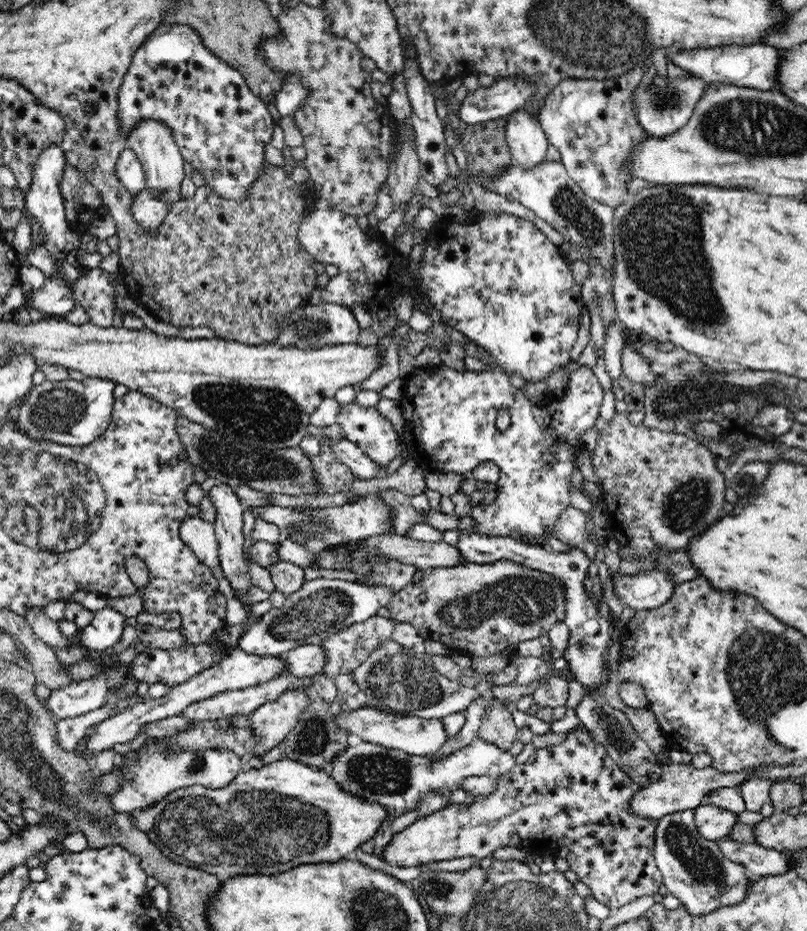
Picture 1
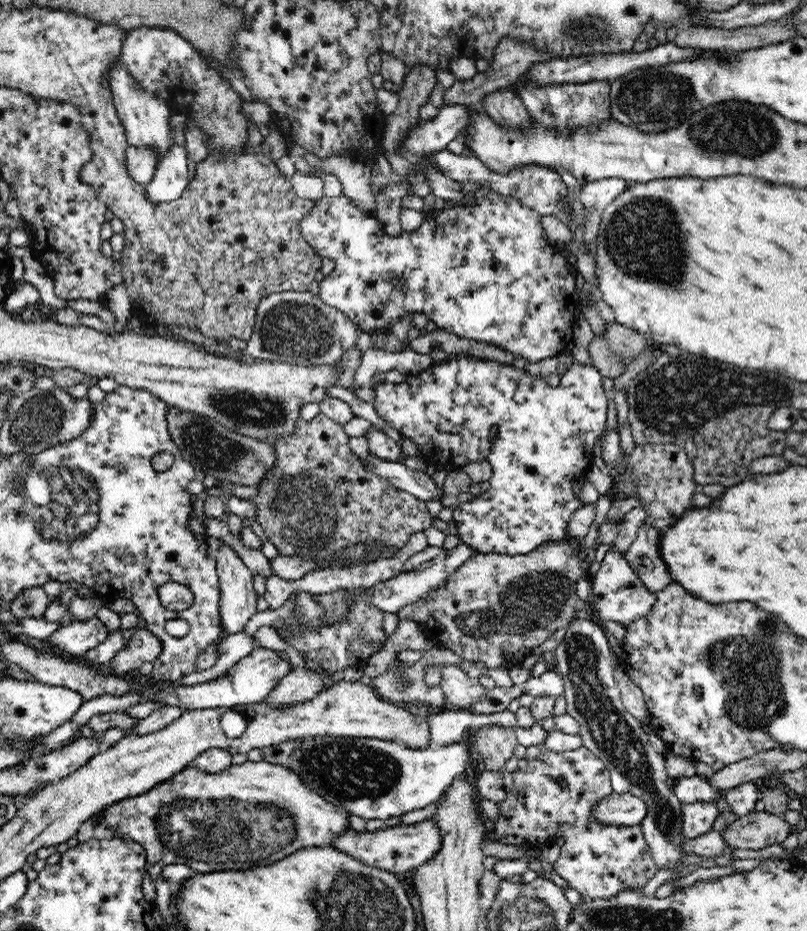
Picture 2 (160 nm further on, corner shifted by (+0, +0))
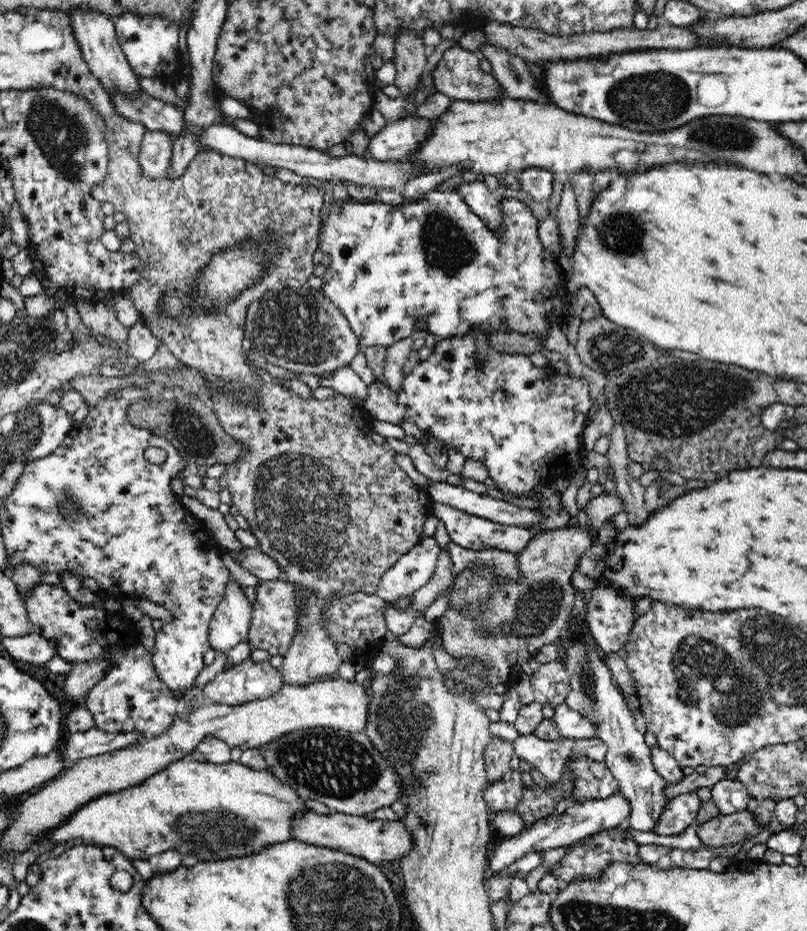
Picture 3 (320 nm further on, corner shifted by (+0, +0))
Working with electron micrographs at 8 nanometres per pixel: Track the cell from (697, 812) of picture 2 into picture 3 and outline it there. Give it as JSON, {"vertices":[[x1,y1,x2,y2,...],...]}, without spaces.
{"vertices":[[695,792,684,793,669,799,659,814,653,832,660,836,674,836,684,831,699,814,702,800]]}

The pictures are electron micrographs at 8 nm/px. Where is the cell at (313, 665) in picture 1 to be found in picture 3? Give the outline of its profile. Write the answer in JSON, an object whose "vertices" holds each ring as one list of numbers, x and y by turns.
{"vertices":[[249,656,205,684,204,694,218,704,232,706,268,698,282,685,280,671,268,661,255,662]]}

